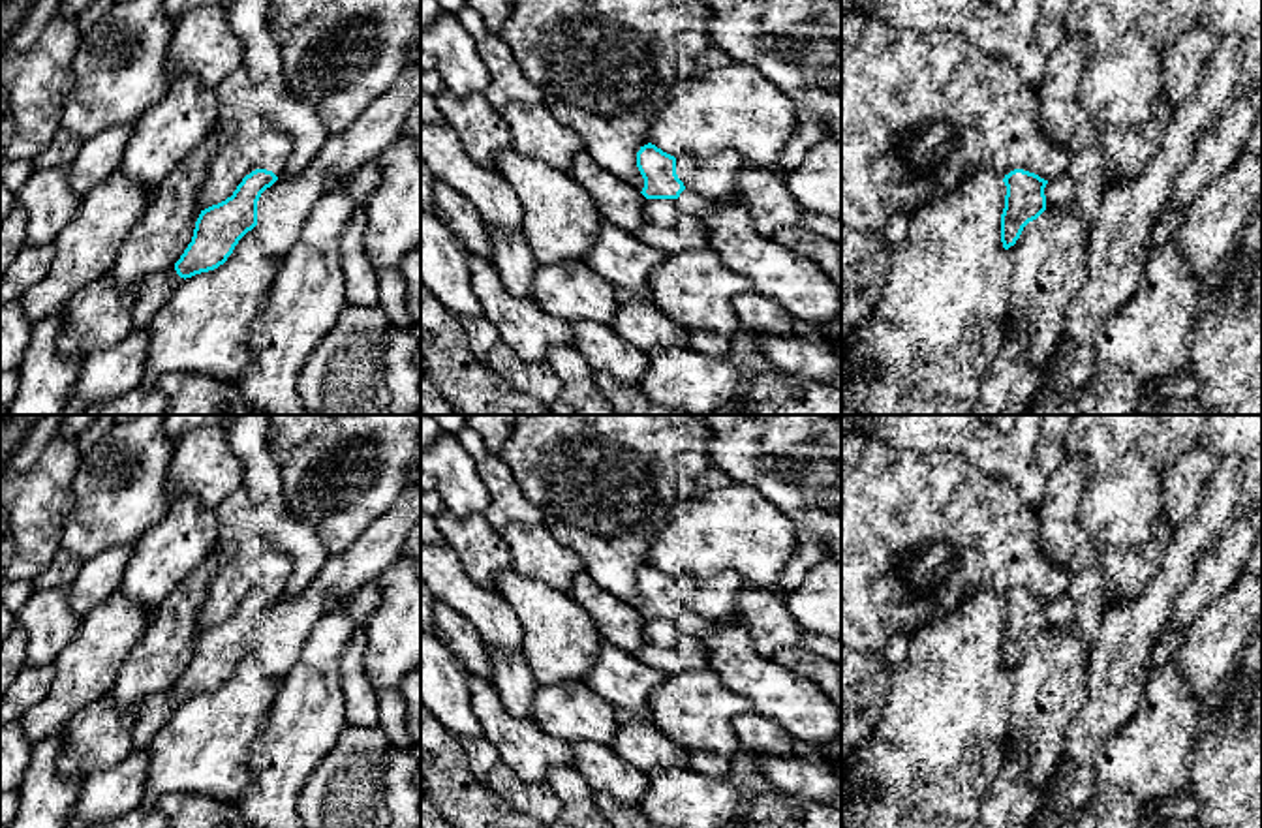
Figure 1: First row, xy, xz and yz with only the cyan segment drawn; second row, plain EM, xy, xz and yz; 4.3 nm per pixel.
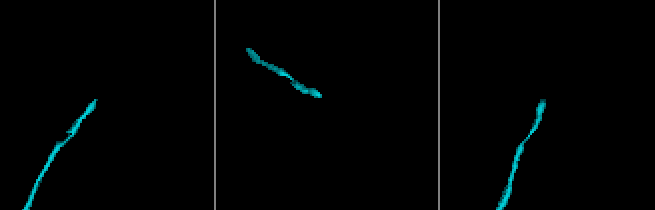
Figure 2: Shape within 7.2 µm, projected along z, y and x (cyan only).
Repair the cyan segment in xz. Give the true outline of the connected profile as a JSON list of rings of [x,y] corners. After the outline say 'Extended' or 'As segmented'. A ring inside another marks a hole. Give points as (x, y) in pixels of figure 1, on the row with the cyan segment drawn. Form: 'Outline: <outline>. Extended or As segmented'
Outline: [[[648,143],[637,152],[637,167],[644,178],[646,199],[678,199],[687,188],[716,201],[736,192],[738,173],[747,161],[736,150],[712,156],[670,156]]]. Extended

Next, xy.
Outline: [[[421,66],[406,68],[402,75],[351,124],[331,135],[306,169],[293,178],[278,178],[272,171],[255,169],[242,178],[231,197],[201,210],[192,242],[175,263],[180,278],[192,278],[218,268],[233,253],[239,240],[252,231],[259,231],[261,242],[270,255],[284,255],[299,238],[300,229],[317,199],[325,193],[325,182],[342,182],[368,160],[379,158],[398,141],[402,124],[409,111],[421,101]]]. Extended

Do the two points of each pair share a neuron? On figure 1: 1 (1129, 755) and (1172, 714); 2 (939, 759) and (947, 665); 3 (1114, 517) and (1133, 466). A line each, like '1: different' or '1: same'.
1: same
2: same
3: same

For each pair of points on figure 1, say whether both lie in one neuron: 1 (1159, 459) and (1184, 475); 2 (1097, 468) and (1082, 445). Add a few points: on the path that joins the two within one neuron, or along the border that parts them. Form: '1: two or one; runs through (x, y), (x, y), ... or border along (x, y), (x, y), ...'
1: two; border along (1184, 455), (1157, 477)
2: one; runs through (1097, 462), (1088, 451)

